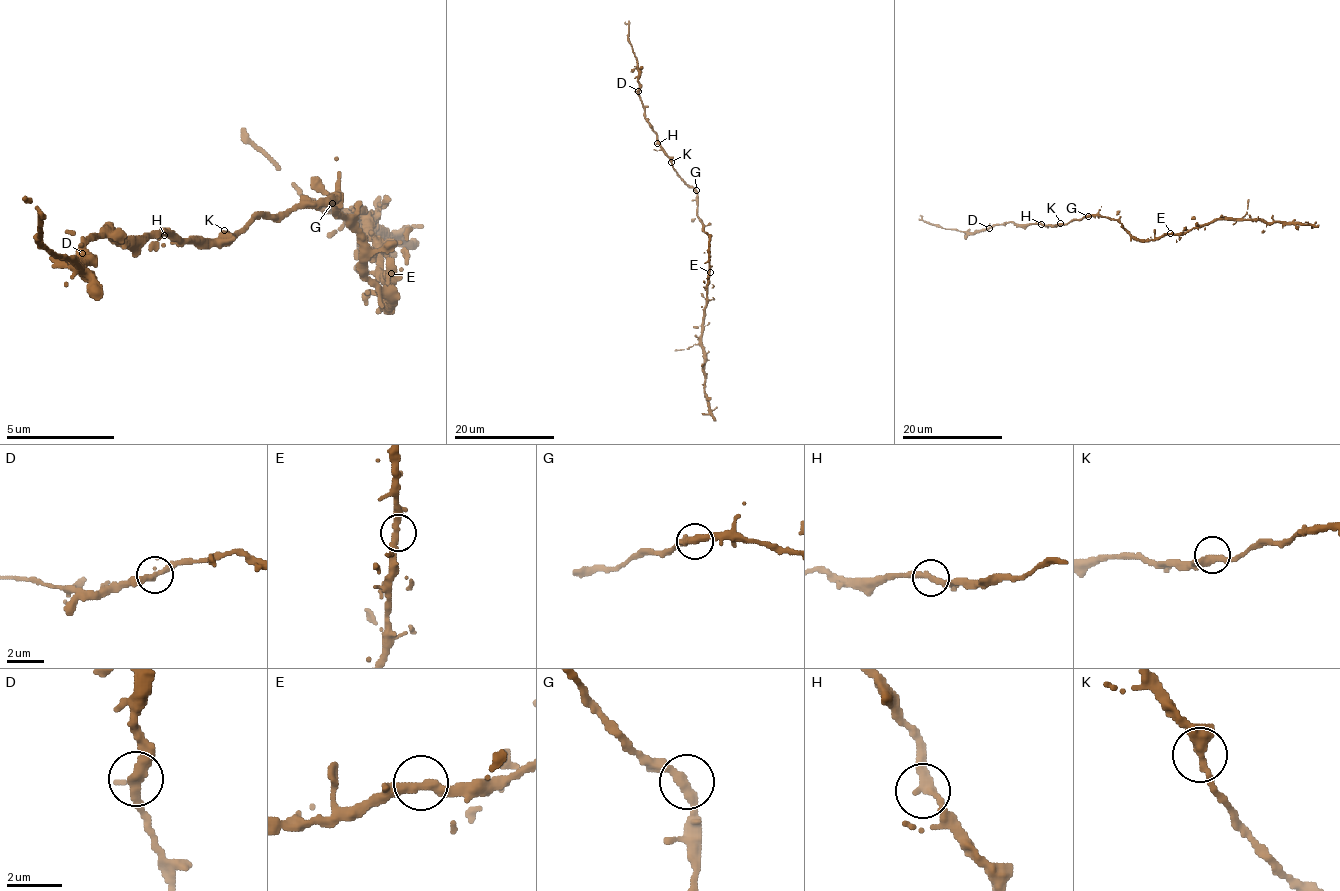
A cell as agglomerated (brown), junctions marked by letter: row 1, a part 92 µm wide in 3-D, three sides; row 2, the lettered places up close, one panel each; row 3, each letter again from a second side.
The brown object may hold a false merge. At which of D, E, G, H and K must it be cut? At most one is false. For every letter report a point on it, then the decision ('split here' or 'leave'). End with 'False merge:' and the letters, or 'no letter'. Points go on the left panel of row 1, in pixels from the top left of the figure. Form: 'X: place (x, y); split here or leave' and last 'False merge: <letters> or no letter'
D: place (82, 253); leave
E: place (391, 273); leave
G: place (332, 203); leave
H: place (164, 235); leave
K: place (224, 230); leave
False merge: no letter

